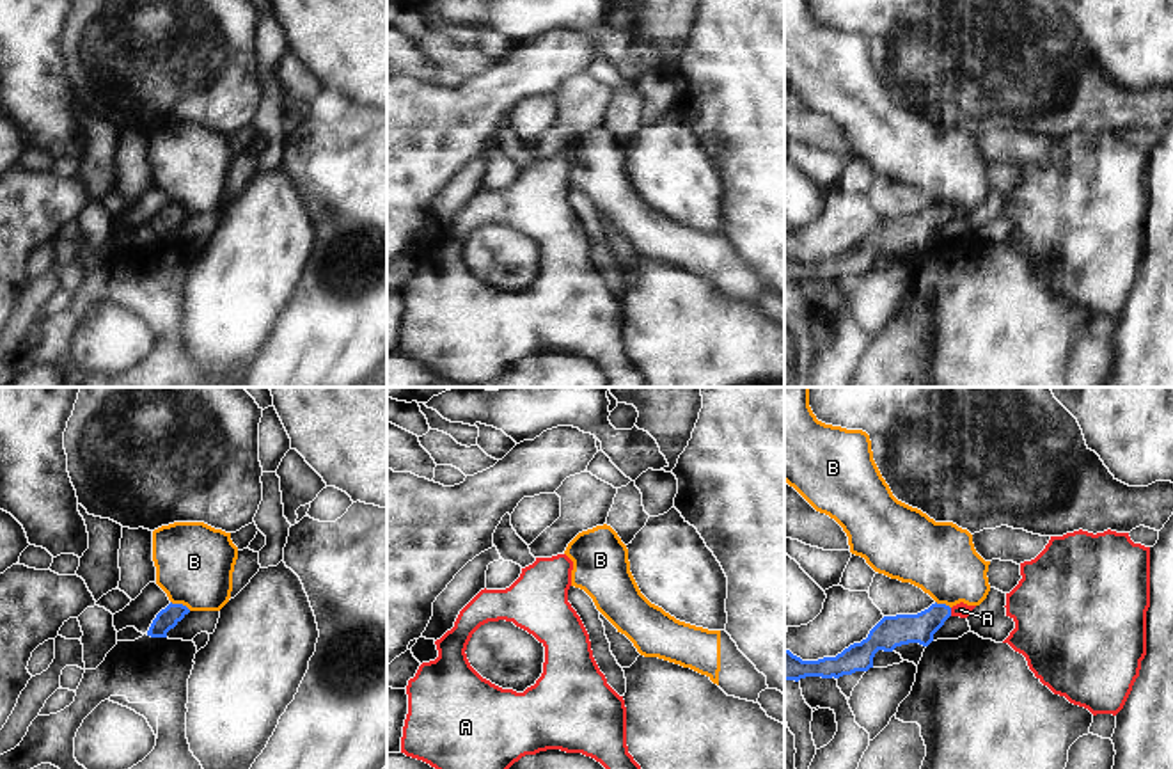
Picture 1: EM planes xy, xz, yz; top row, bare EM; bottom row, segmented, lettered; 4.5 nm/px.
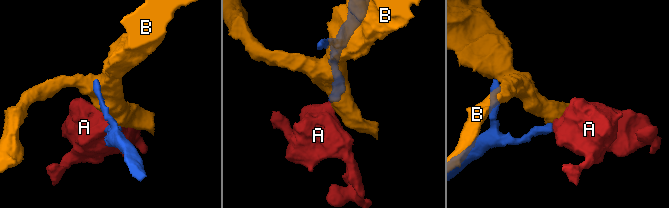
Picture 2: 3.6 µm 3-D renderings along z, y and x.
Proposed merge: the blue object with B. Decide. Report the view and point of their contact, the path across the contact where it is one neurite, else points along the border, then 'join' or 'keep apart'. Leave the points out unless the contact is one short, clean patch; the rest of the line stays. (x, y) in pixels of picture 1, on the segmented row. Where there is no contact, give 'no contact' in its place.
meets blue in xy at (181, 604); border along xy (171, 601), (181, 602), (190, 610); keep apart

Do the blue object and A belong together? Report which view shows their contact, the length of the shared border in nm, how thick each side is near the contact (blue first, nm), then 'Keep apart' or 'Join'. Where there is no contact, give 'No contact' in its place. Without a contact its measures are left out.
Touches blue in yz. Shared border 40 nm. Thickness 140 nm (blue) against 70 nm. Join.

